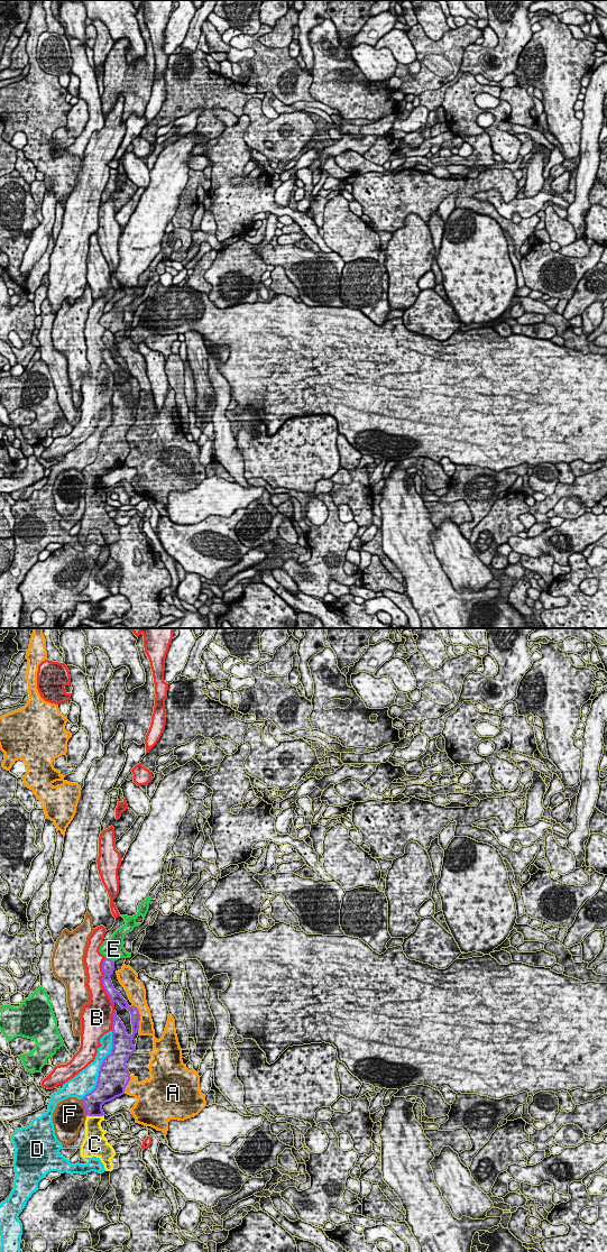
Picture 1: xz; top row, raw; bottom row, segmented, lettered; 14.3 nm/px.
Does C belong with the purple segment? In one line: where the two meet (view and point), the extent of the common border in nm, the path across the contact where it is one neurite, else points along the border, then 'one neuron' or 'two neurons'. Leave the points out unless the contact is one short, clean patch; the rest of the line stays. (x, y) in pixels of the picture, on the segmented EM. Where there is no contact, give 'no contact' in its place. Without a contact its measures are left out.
meets purple in xz at (95, 1115); contact 240 nm long; one neuron

